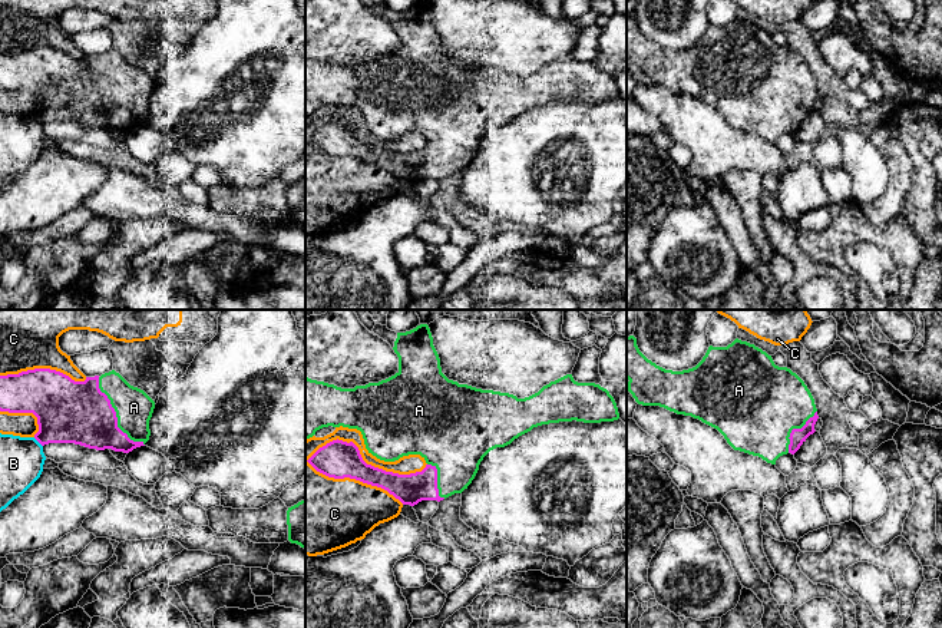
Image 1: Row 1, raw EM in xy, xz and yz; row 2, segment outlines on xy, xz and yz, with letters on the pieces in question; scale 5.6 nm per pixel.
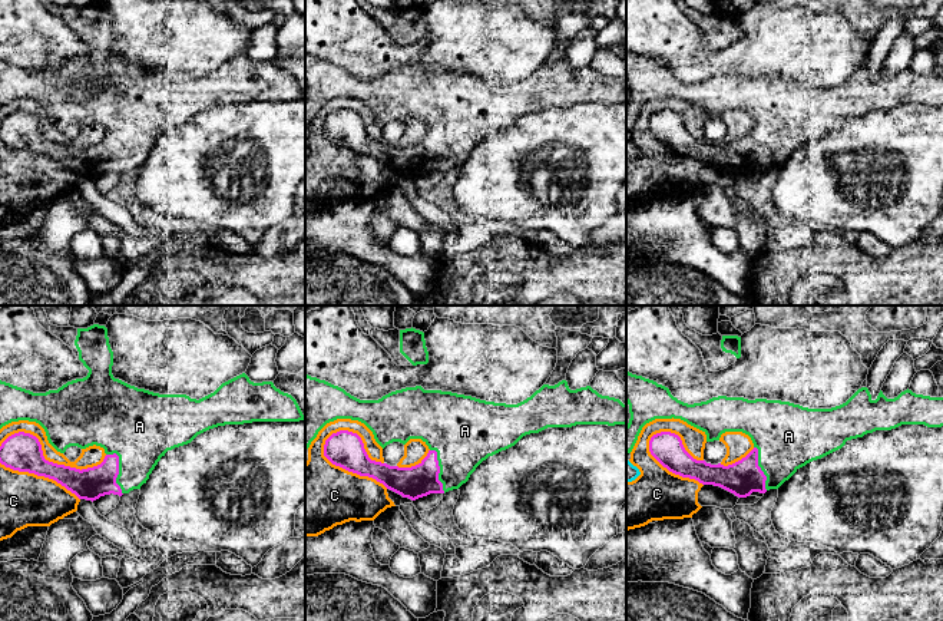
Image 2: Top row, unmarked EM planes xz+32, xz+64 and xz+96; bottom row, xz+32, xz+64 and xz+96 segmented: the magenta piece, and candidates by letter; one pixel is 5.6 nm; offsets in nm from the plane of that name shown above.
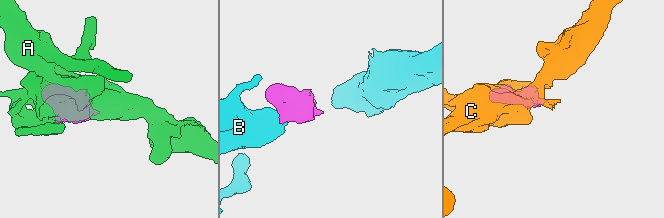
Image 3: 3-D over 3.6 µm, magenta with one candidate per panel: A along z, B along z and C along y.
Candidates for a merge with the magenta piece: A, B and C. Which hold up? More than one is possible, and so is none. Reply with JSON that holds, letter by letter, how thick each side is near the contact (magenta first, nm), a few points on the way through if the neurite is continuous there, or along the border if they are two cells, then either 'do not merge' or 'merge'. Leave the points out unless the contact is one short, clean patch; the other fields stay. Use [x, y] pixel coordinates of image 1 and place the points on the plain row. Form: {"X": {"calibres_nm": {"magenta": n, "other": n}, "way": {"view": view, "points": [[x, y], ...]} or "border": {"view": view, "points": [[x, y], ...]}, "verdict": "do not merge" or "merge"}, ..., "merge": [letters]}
{"A": {"calibres_nm": {"magenta": 360, "other": 220}, "verdict": "merge"}, "B": {"calibres_nm": {"magenta": 360, "other": 240}, "border": {"view": "xy", "points": [[33, 116], [42, 125]]}, "verdict": "do not merge"}, "C": {"calibres_nm": {"magenta": 220, "other": 280}, "verdict": "do not merge"}, "merge": ["A"]}

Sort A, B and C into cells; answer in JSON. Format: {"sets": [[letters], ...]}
{"sets": [["A"], ["B"], ["C"]]}

